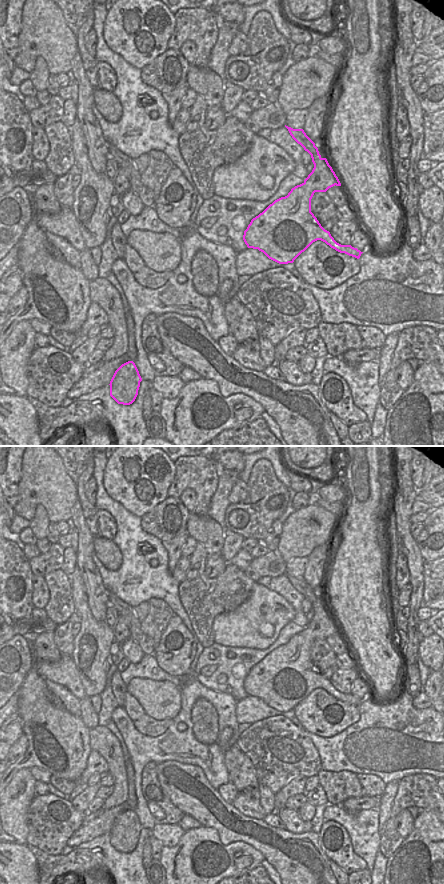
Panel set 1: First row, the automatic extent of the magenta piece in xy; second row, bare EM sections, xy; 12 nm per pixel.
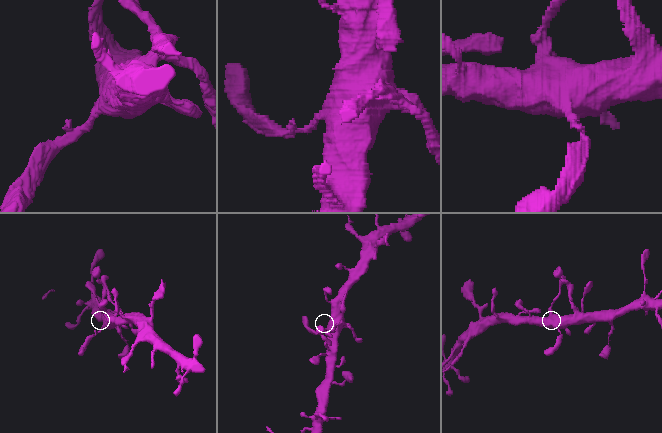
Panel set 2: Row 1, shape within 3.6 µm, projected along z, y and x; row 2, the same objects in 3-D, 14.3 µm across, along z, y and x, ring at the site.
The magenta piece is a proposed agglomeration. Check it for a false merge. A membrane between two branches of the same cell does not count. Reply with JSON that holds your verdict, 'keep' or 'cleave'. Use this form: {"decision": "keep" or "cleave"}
{"decision": "cleave"}

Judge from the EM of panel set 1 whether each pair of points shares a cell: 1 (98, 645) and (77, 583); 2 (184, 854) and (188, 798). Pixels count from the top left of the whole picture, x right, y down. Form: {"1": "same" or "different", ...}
{"1": "same", "2": "different"}

